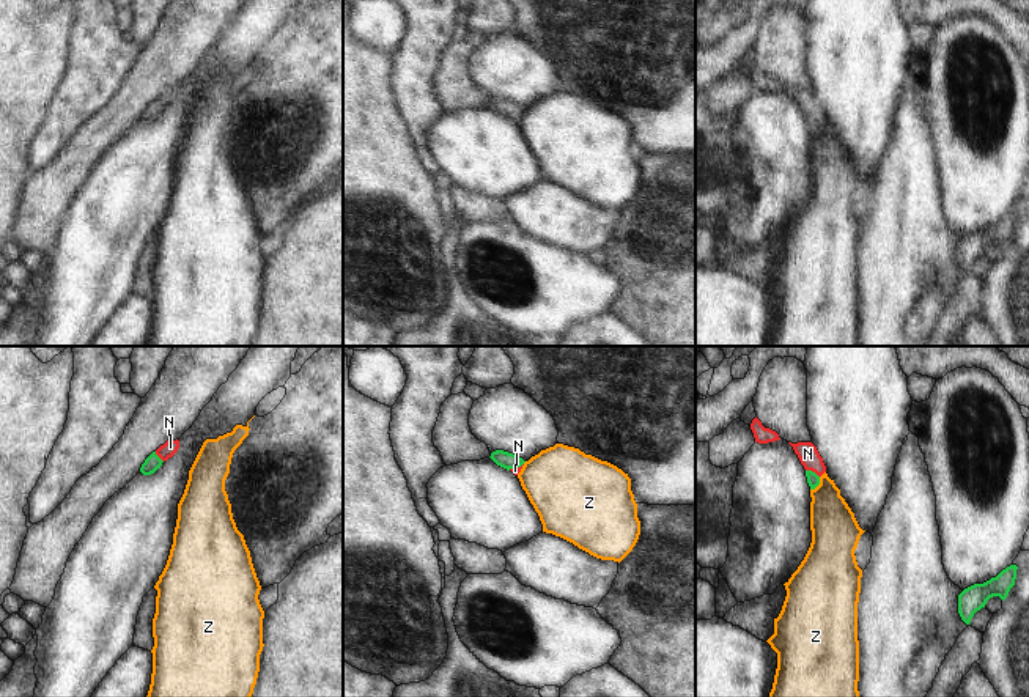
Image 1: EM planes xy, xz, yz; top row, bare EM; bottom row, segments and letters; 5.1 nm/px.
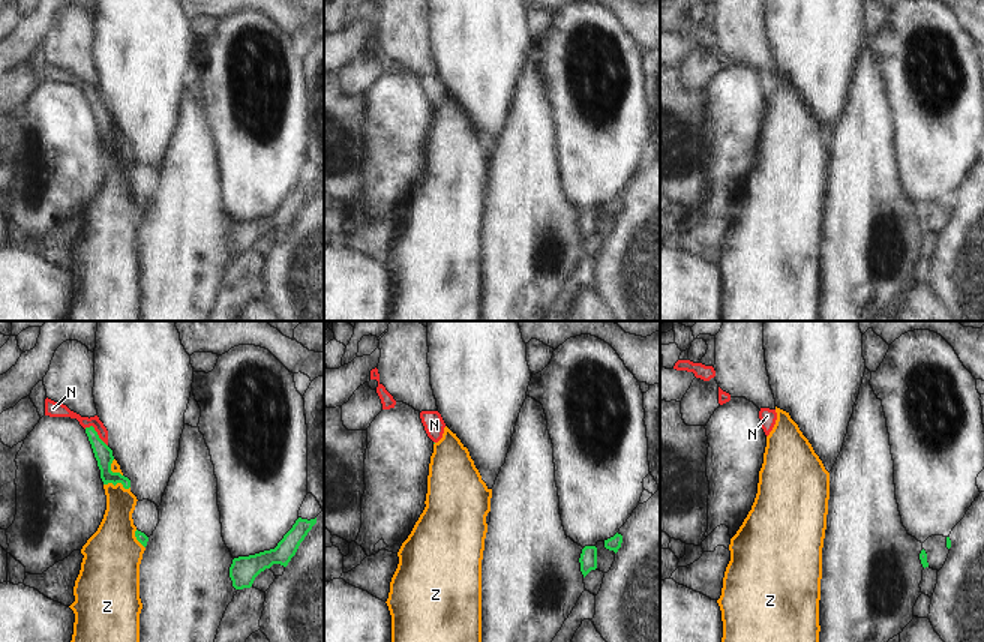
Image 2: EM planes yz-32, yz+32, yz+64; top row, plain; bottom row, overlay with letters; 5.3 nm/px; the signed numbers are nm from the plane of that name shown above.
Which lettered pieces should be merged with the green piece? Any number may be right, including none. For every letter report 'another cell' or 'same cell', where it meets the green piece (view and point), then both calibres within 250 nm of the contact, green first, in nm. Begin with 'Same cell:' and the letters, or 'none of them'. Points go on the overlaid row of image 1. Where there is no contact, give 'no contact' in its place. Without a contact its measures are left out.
Same cell: N
N: same cell | yz (811, 471) | 60/110 nm
Z: another cell | yz (817, 485) | 60/240 nm

